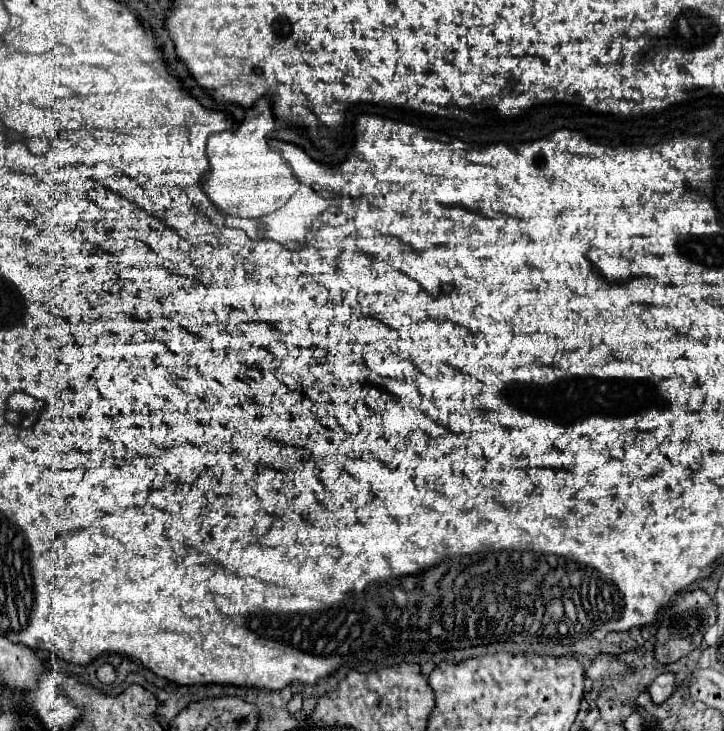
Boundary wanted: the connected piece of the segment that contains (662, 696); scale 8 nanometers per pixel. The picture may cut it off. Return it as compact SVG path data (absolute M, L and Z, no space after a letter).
M662 673L648 685L648 695L656 705L664 703L672 695L672 691L674 691L674 673Z

